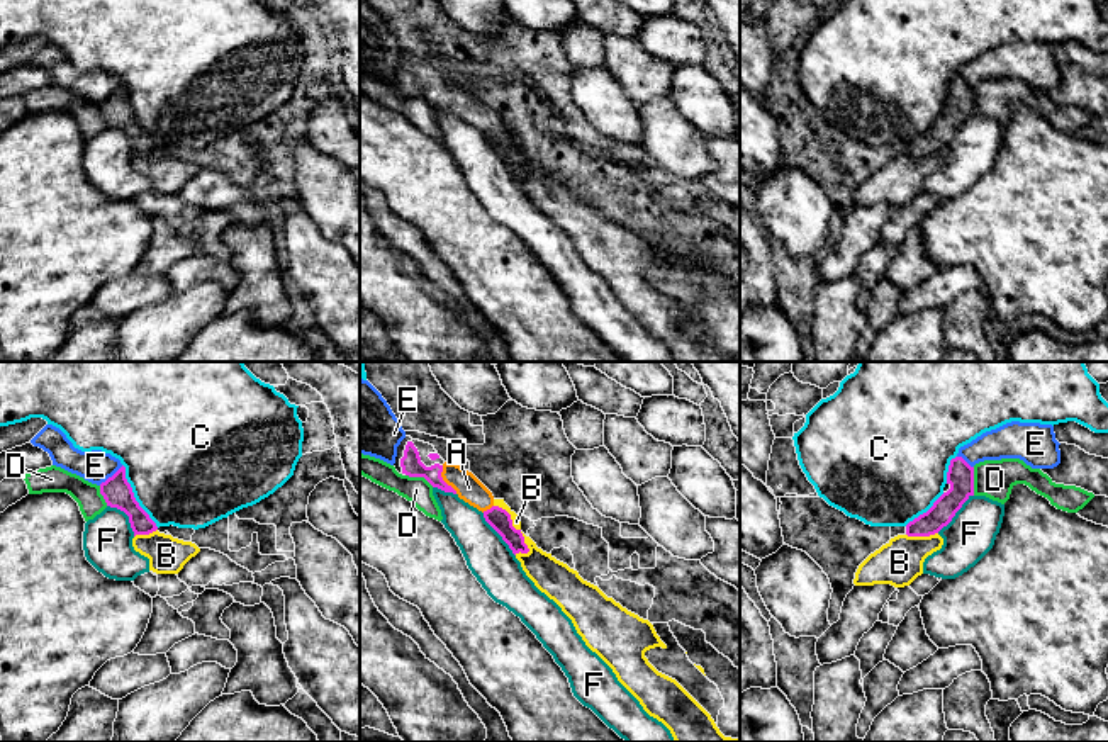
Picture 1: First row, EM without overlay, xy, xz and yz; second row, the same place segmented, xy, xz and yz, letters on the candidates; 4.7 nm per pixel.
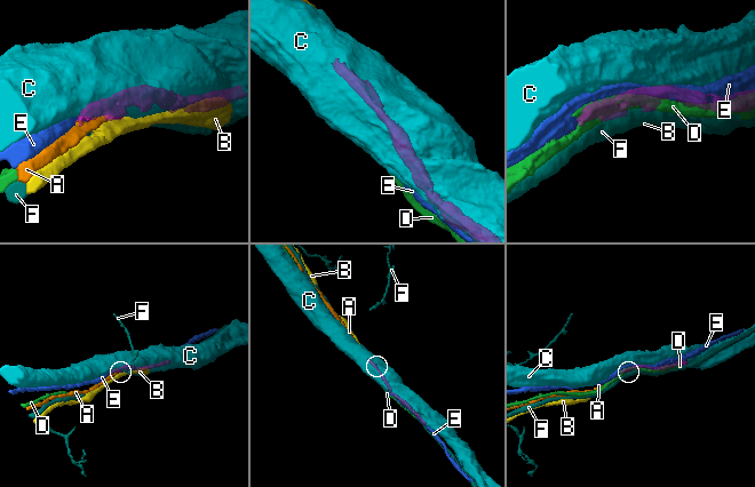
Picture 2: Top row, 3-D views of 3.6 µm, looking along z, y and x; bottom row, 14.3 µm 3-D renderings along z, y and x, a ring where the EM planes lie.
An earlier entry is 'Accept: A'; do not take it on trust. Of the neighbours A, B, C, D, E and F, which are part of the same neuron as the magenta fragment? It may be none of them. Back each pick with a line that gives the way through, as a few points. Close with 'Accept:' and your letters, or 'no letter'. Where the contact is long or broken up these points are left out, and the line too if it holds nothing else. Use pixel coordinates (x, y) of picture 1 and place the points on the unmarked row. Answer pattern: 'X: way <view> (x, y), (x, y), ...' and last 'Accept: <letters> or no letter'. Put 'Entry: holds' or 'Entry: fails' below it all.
Accept: A
Entry: holds

